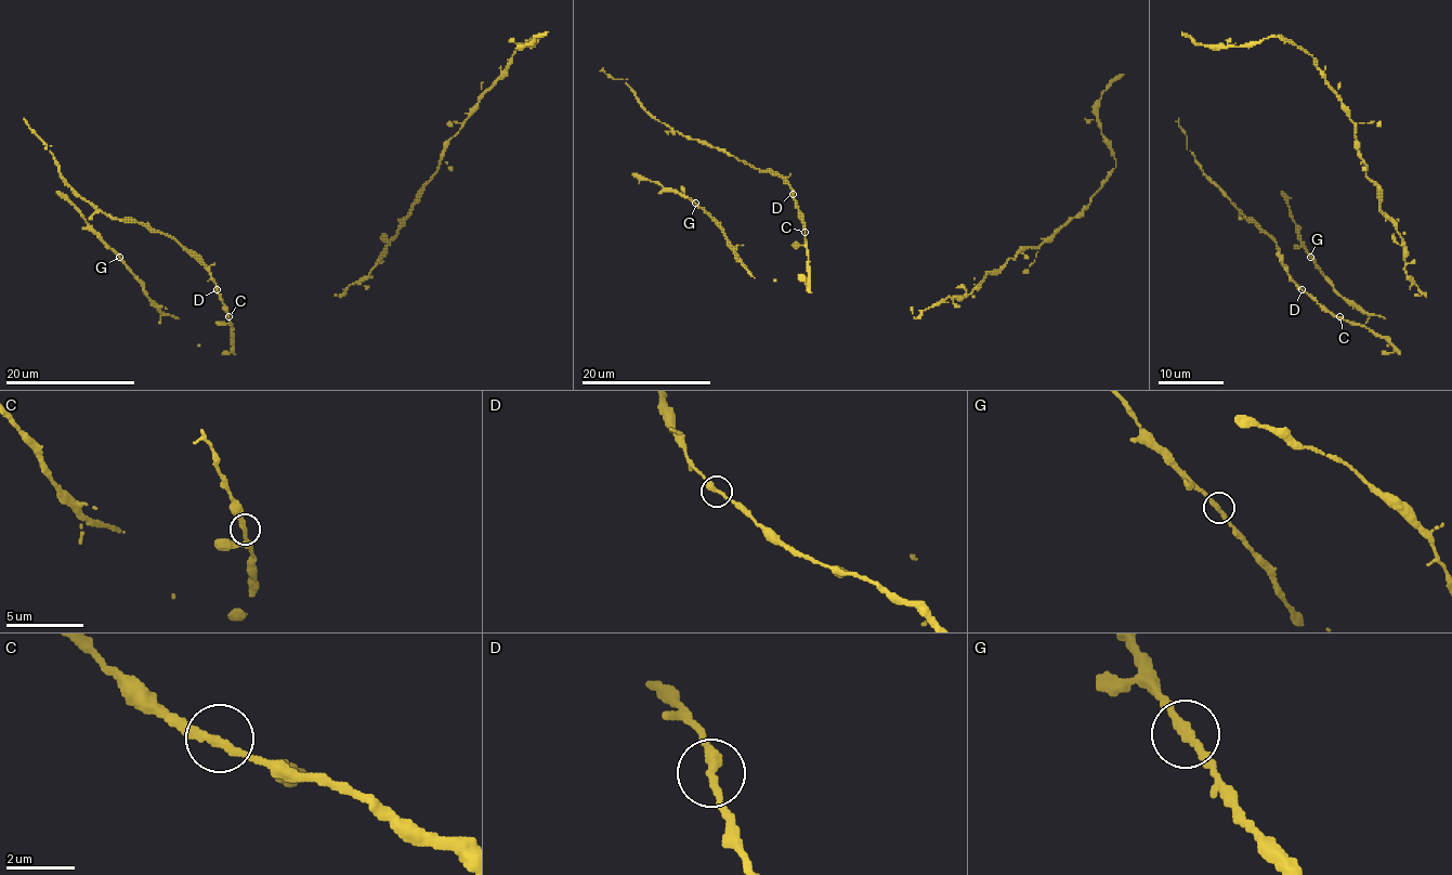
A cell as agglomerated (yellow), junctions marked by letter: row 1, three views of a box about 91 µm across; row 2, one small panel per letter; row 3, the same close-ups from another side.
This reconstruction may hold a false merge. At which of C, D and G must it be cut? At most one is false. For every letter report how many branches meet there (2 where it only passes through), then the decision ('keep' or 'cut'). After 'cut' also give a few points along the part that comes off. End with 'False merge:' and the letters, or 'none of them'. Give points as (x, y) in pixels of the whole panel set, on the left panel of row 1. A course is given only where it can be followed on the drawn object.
C: branches 2; keep
D: branches 2; keep
G: branches 2; keep
False merge: none of them

